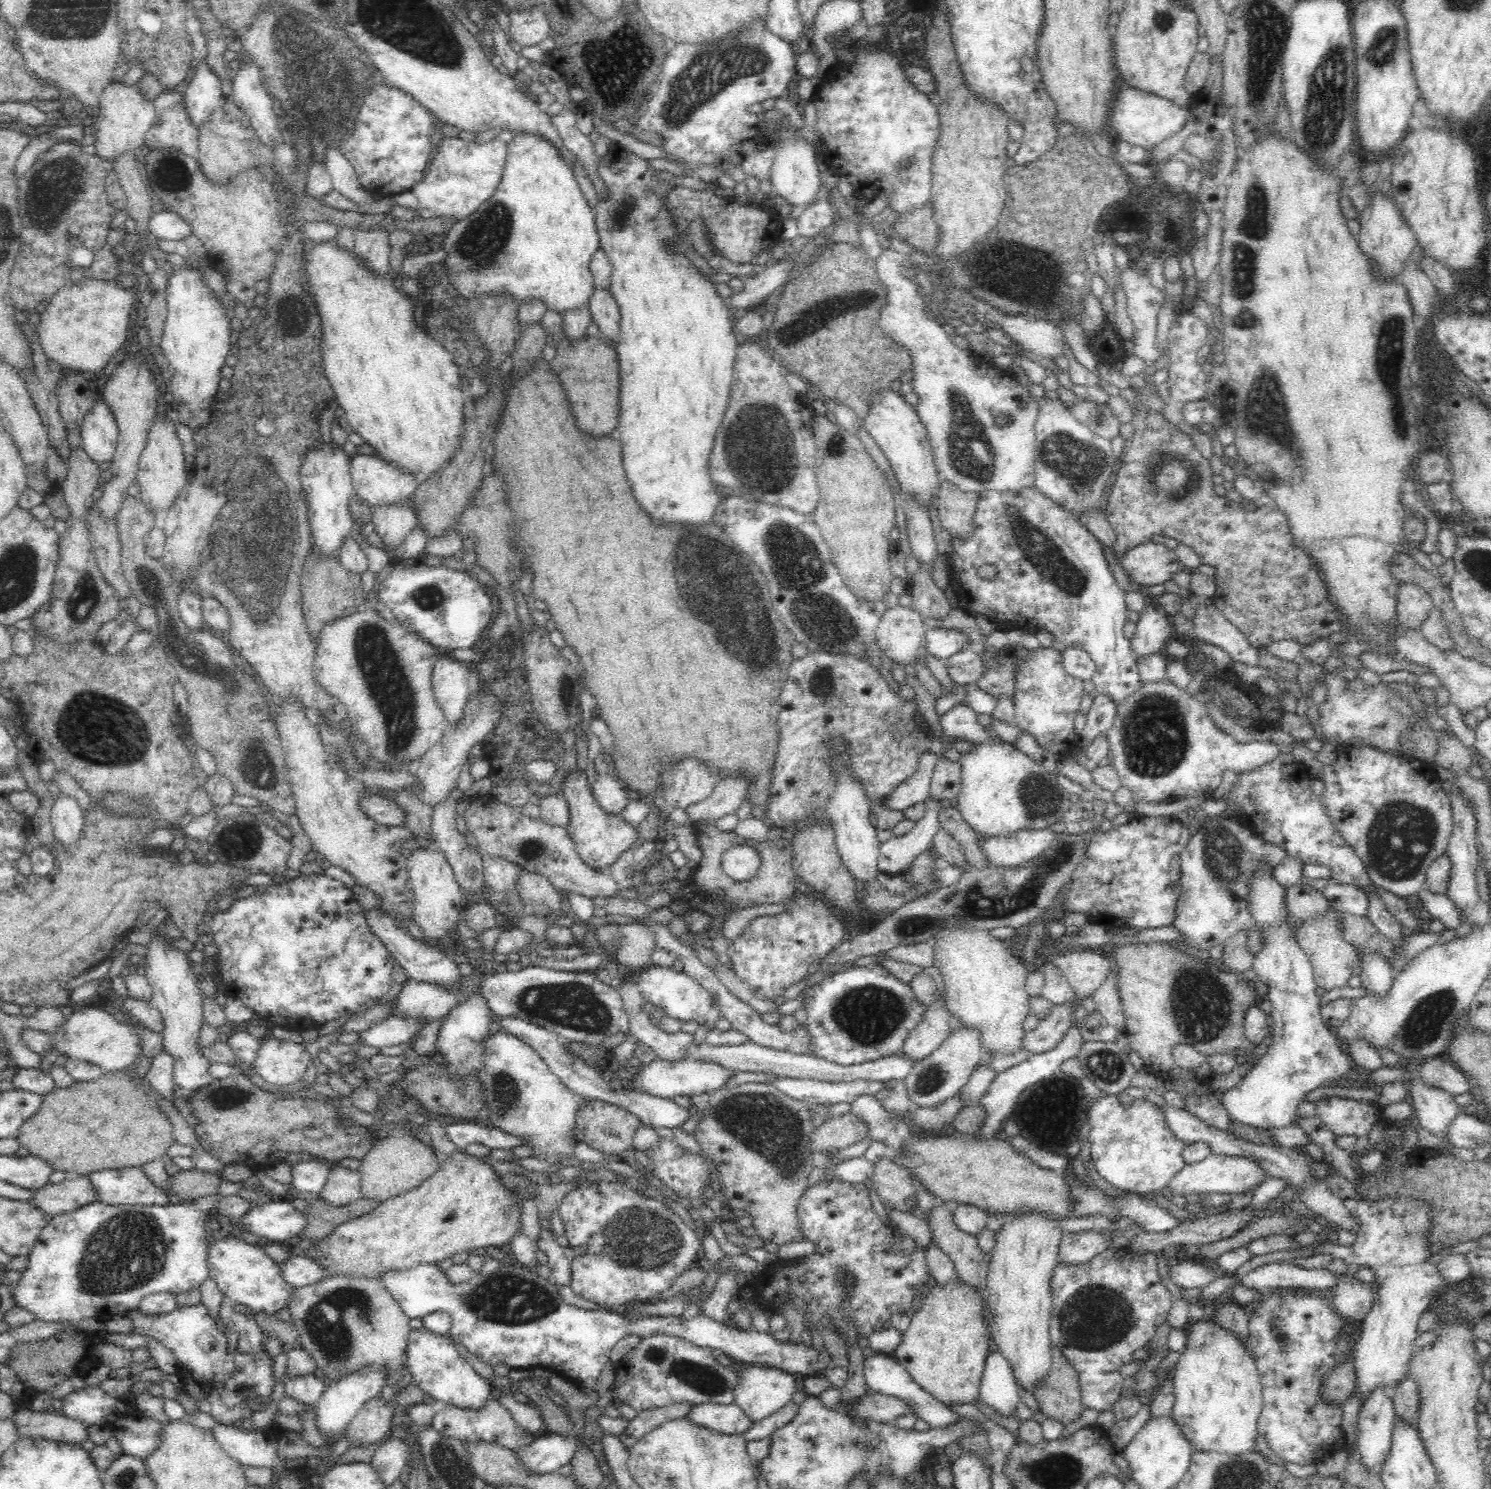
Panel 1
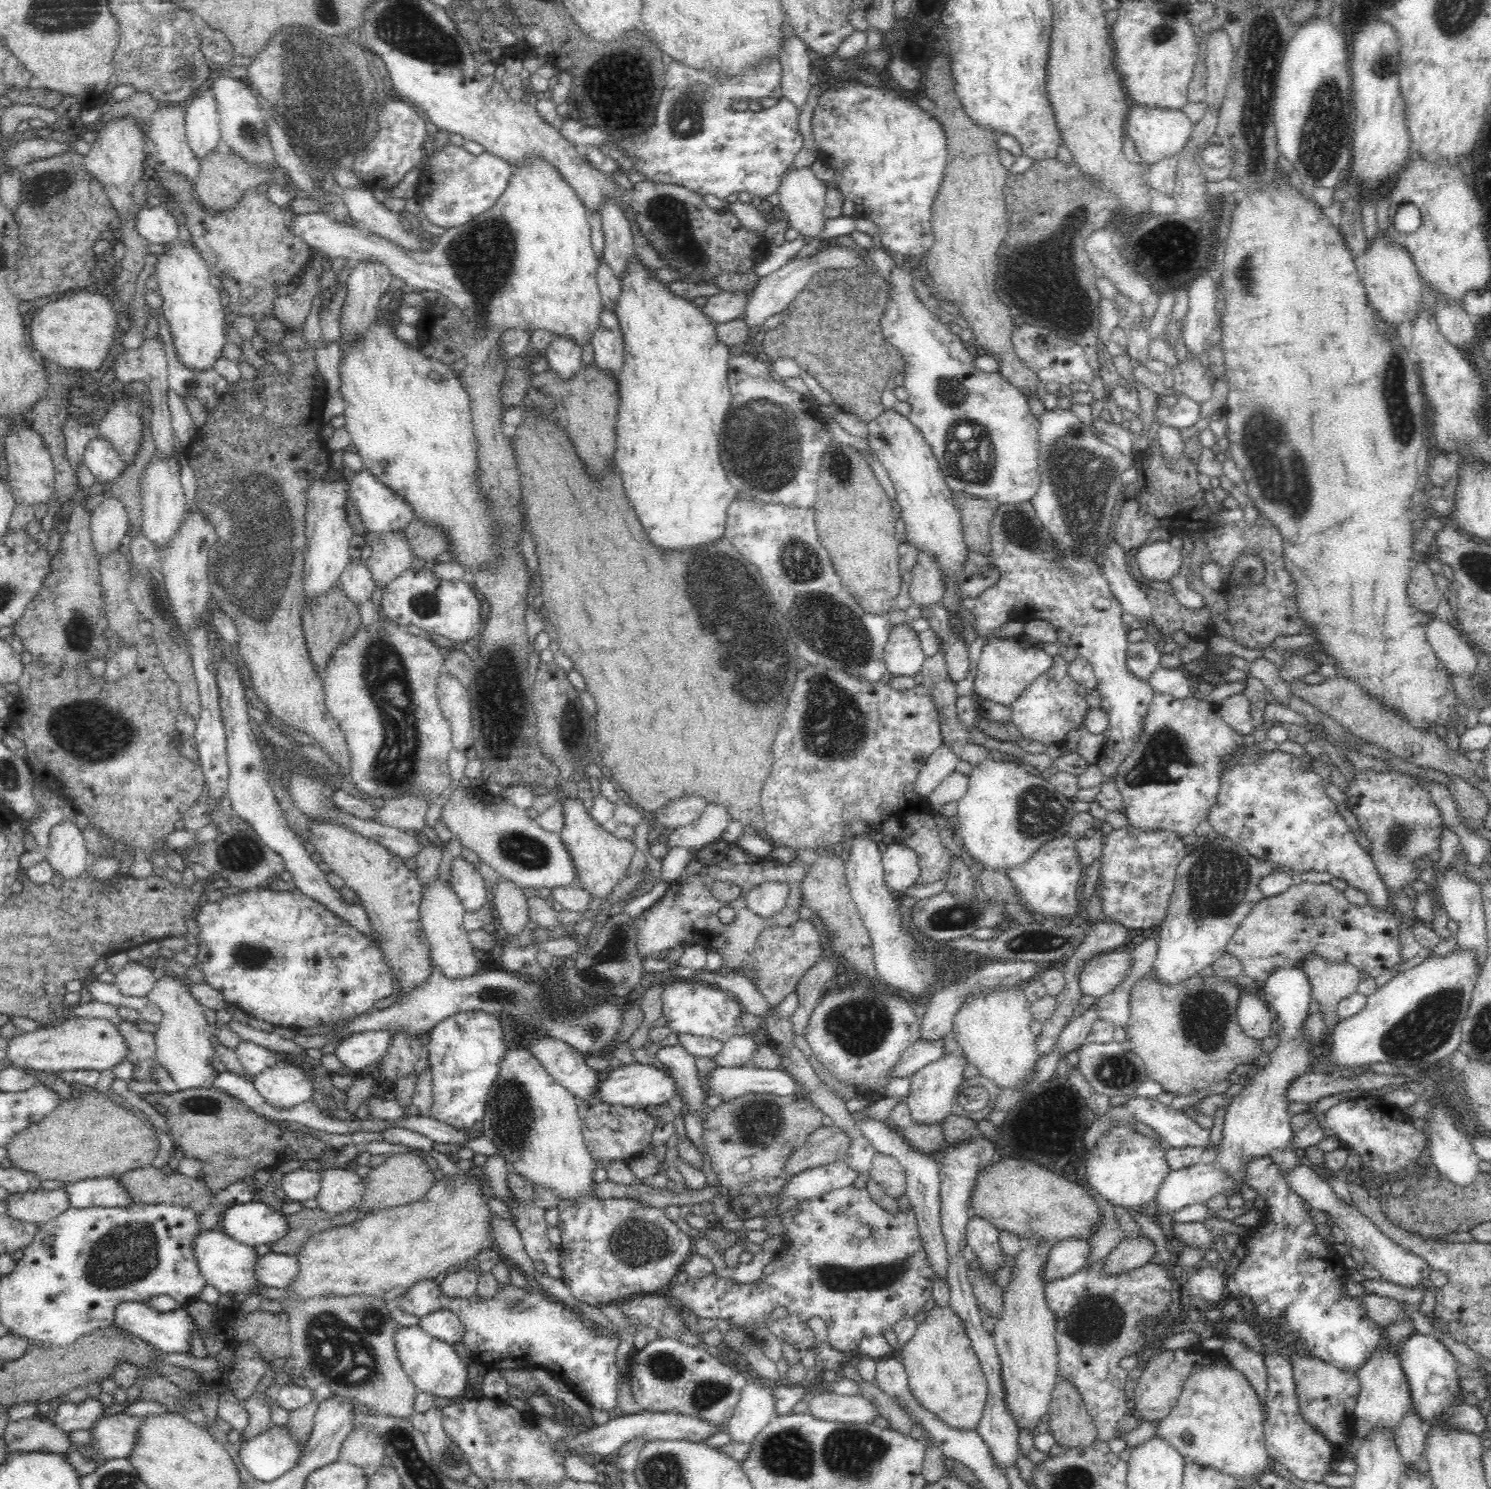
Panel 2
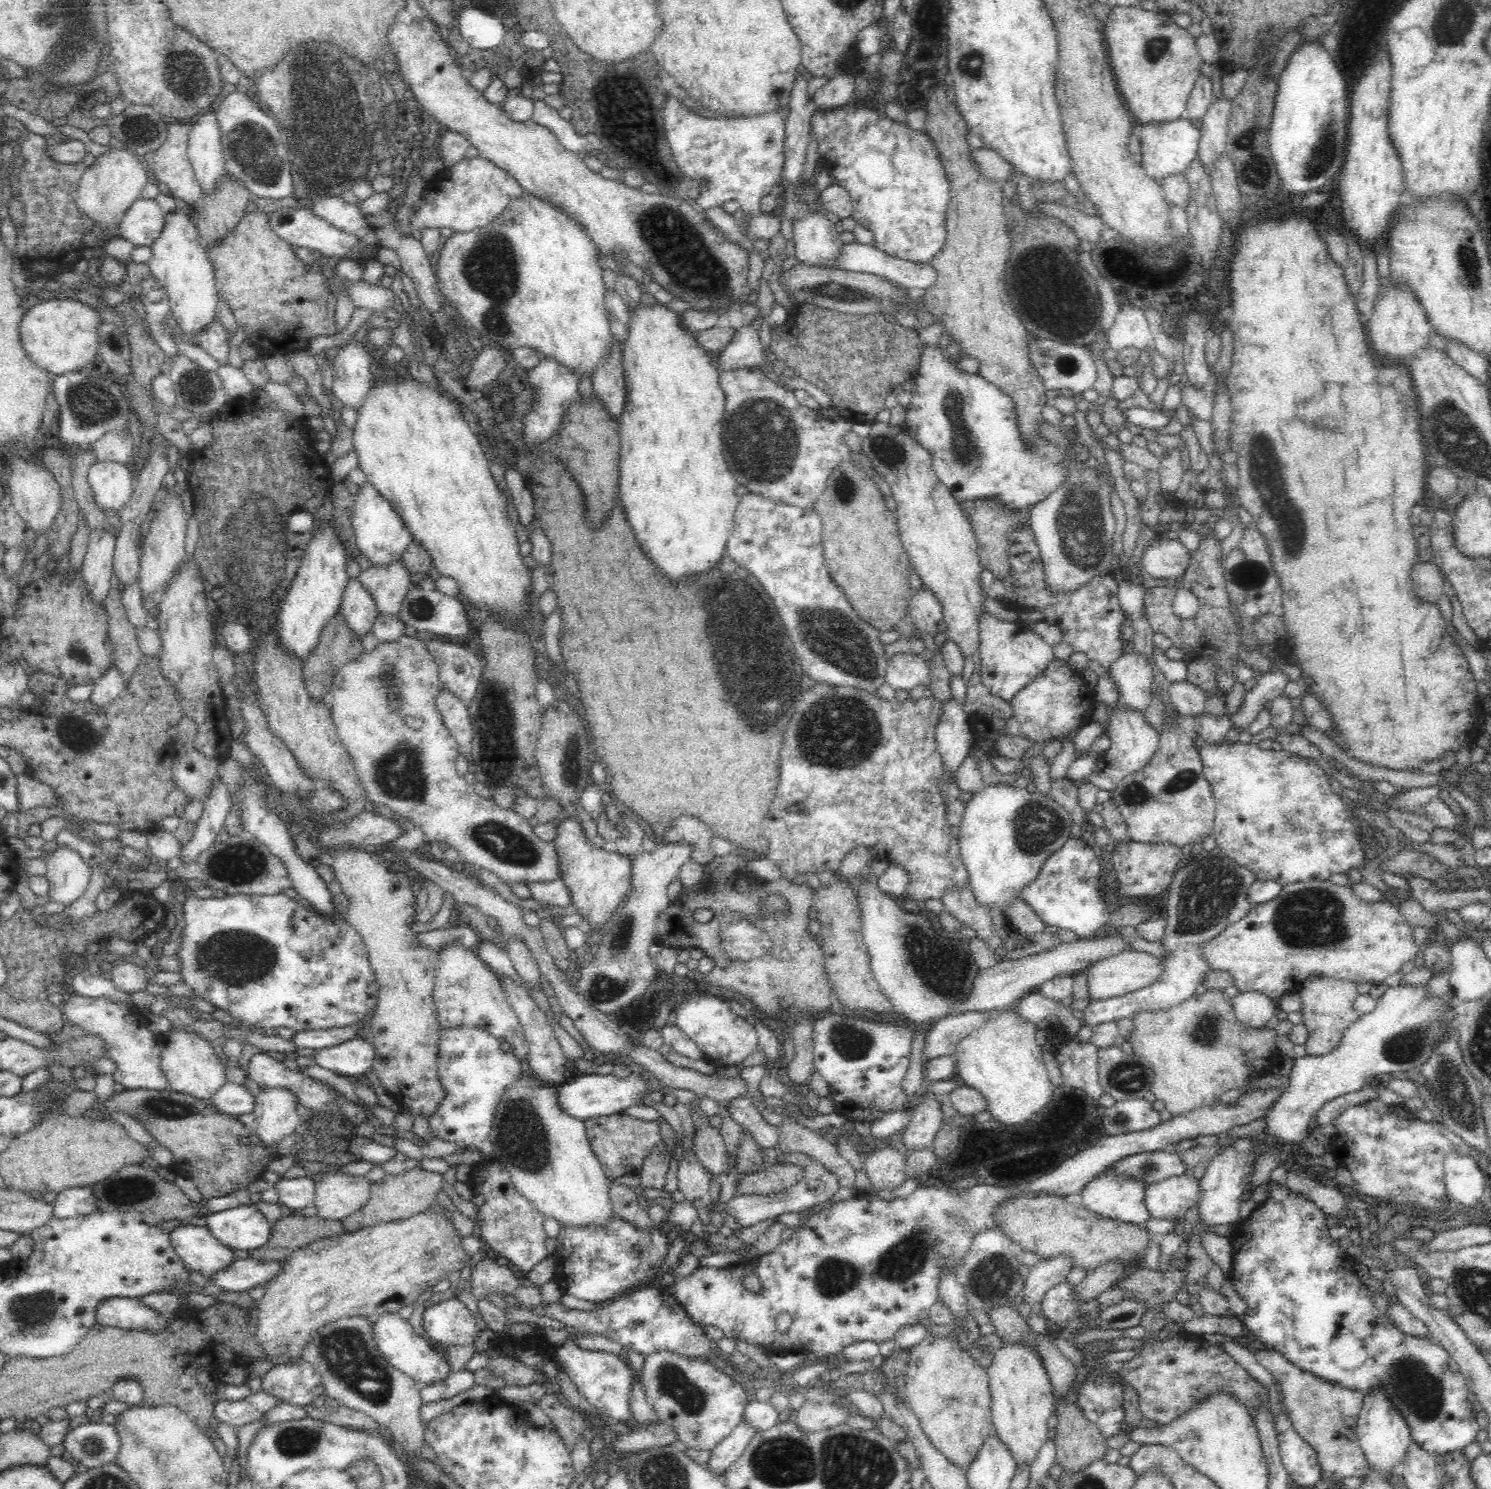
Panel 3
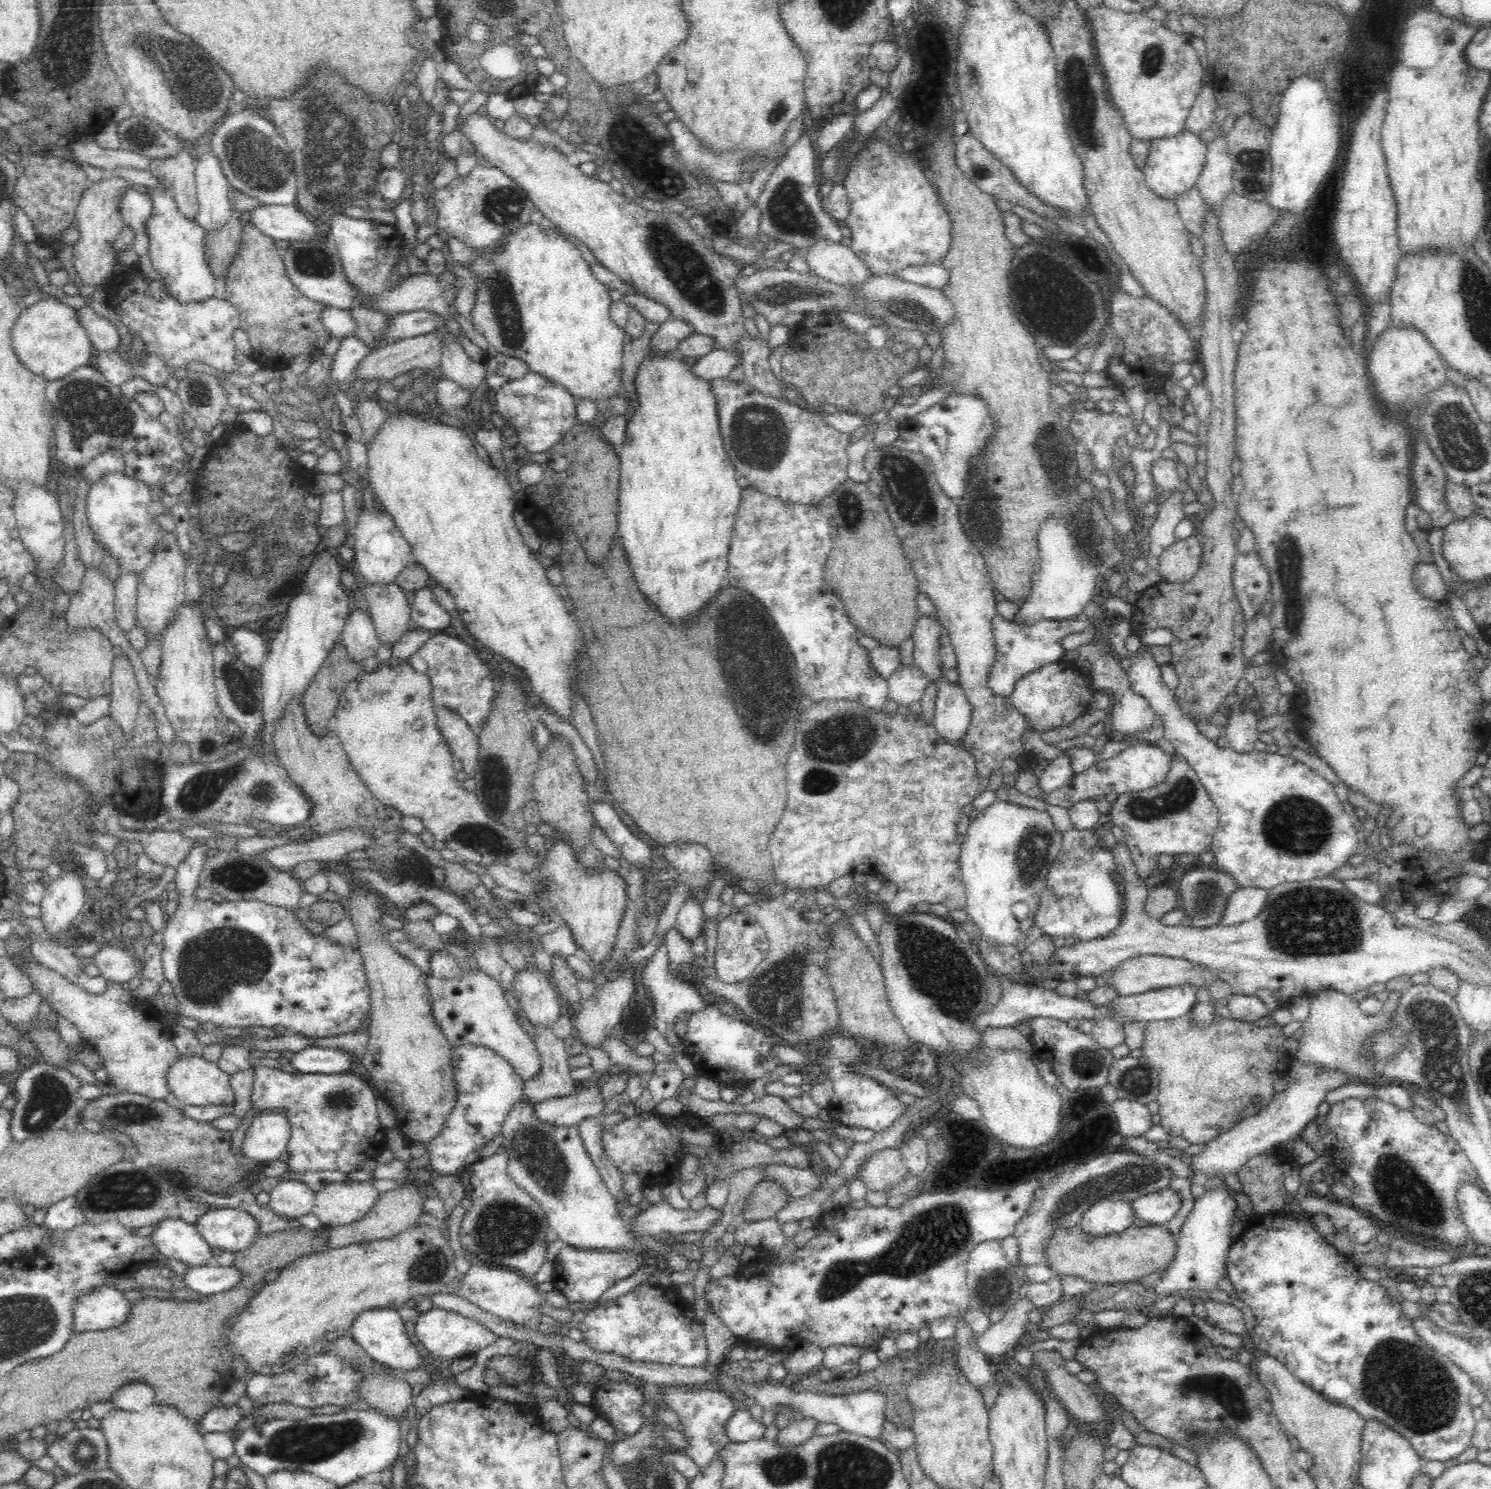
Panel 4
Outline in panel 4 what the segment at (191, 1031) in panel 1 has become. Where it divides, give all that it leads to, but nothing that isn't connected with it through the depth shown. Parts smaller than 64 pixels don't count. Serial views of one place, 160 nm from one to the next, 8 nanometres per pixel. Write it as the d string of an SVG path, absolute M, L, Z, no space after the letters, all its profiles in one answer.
M200 1055L180 1057L167 1071L167 1083L172 1094L182 1105L208 1106L228 1105L234 1108L235 1092L229 1083L230 1074L222 1072L216 1061L208 1061Z

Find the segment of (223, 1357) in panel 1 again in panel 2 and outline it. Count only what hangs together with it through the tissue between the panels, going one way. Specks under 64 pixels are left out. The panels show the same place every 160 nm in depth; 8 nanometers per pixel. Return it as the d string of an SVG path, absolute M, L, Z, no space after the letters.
M120 1302L114 1306L114 1326L128 1331L130 1335L140 1337L161 1352L188 1352L190 1344L190 1330L192 1330L192 1317L188 1315L187 1308L183 1305L170 1312L158 1312L147 1303L142 1302Z

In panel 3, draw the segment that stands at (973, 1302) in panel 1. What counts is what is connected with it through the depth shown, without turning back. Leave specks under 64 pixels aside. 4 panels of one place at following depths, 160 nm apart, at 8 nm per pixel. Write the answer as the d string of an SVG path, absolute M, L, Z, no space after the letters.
M928 1334L920 1344L909 1349L910 1362L905 1377L907 1408L920 1421L931 1446L964 1471L993 1433L987 1372L974 1362L966 1348L954 1335L933 1338Z

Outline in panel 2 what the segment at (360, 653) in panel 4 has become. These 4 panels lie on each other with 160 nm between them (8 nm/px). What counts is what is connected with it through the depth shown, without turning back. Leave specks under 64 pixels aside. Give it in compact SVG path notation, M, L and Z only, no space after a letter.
M350 561L344 572L339 578L340 587L346 593L346 597L358 605L358 608L367 600L370 600L372 592L374 592L375 584L370 575L370 570L366 567L366 563L361 561Z

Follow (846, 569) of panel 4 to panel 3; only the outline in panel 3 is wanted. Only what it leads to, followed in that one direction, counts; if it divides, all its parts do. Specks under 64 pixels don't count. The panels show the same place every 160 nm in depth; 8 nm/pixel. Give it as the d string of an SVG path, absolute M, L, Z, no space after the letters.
M850 458L843 461L830 476L826 490L818 496L818 500L812 506L822 519L826 567L832 583L838 584L843 593L846 592L852 609L864 622L878 632L896 630L898 624L905 620L914 594L909 583L911 562L899 538L897 519L886 507L882 491L863 470L851 464Z

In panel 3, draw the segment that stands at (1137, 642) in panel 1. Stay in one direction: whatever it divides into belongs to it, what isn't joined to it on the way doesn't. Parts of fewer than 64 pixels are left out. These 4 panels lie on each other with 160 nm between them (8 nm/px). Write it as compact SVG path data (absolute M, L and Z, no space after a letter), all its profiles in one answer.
M1136 651L1123 653L1112 662L1108 673L1119 693L1118 709L1132 709L1144 714L1154 698L1151 690L1152 668L1154 663Z

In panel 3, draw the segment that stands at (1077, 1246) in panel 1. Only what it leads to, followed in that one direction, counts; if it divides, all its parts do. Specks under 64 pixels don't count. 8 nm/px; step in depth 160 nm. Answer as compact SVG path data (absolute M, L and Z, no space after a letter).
M1058 1255L1049 1259L1039 1258L1039 1262L1030 1269L1023 1288L1023 1305L1038 1308L1046 1290L1060 1284L1072 1268L1072 1259Z

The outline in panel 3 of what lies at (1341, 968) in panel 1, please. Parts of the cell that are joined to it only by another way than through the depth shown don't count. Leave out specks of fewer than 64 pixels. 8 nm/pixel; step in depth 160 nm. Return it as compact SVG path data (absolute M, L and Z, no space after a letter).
M1310 976L1298 987L1296 992L1300 995L1303 1004L1302 1024L1308 1031L1308 1038L1304 1043L1306 1055L1324 1056L1340 1045L1342 1036L1345 1036L1344 1032L1362 1018L1353 1007L1353 1002L1359 995L1356 983L1328 976Z

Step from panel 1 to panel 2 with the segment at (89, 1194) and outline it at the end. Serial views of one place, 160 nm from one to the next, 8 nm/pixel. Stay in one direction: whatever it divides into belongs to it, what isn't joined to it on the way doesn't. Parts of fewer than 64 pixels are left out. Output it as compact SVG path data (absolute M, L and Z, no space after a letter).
M38 1189L23 1193L9 1193L2 1198L8 1218L40 1226L62 1214L68 1208L68 1193L64 1189L45 1191Z

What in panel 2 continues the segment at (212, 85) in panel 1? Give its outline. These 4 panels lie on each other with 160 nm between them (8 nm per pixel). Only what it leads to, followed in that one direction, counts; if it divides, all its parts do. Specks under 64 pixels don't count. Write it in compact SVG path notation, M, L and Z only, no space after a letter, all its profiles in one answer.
M200 89L186 102L185 133L194 157L201 162L221 140L219 114L212 89Z

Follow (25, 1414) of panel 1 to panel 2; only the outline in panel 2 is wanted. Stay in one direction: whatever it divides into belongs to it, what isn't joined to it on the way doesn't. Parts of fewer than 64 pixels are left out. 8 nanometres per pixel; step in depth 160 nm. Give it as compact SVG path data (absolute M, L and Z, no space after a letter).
M38 1415L9 1422L3 1440L8 1455L16 1451L66 1453L71 1445L69 1434L61 1432L52 1421Z

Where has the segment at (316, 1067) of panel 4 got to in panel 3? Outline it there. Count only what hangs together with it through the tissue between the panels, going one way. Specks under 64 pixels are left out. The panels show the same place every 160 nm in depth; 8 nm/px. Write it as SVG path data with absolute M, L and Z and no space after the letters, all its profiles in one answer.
M355 1038L336 1046L315 1050L310 1058L315 1062L314 1065L348 1076L353 1080L361 1080L366 1070L372 1068L374 1045L371 1039Z

